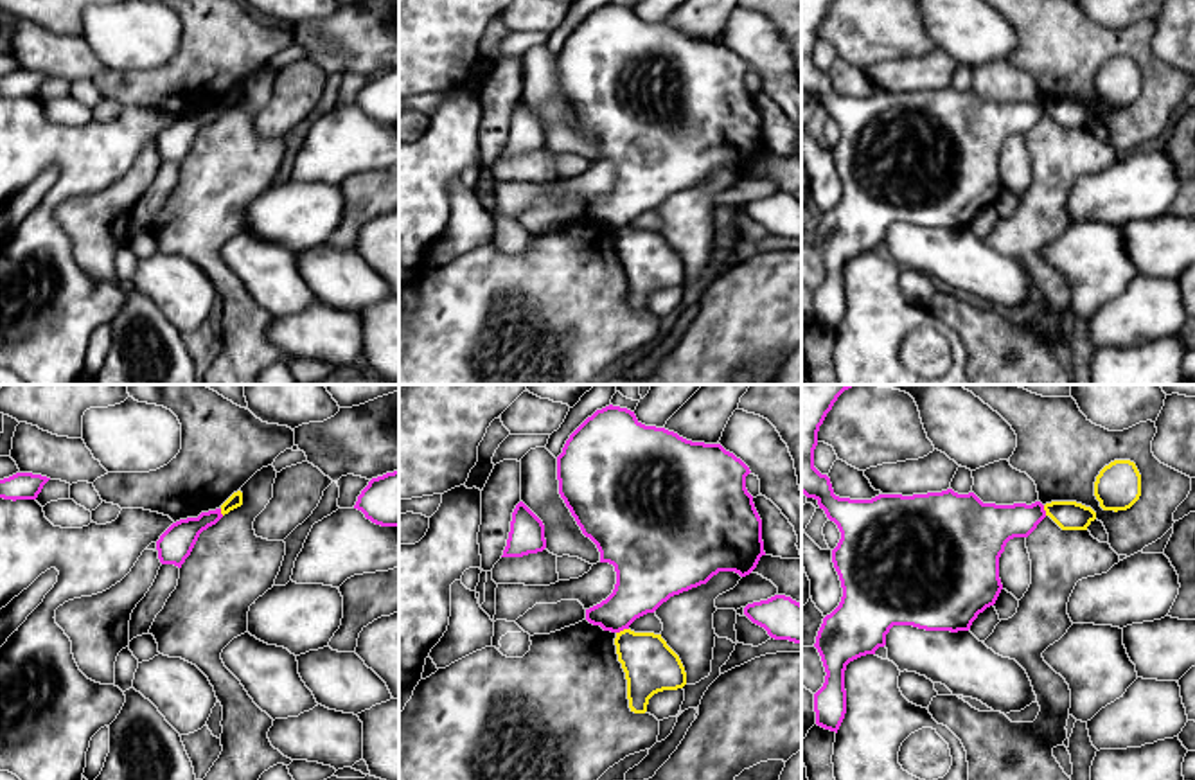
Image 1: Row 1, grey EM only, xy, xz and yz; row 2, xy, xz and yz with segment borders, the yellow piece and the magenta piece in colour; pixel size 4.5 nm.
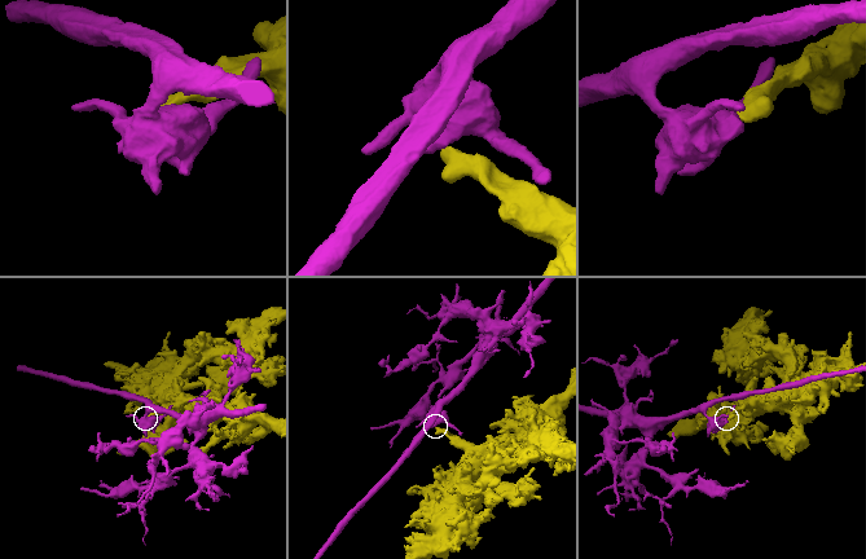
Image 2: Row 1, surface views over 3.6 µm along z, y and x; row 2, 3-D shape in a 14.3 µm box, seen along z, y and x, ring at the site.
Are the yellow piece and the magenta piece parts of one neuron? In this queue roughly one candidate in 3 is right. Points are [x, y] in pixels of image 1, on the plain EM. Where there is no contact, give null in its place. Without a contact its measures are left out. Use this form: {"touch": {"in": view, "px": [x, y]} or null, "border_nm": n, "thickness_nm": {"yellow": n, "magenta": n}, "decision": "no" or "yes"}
{"touch": {"in": "xz", "px": [624, 227]}, "border_nm": 60, "thickness_nm": {"yellow": 240, "magenta": 260}, "decision": "no"}

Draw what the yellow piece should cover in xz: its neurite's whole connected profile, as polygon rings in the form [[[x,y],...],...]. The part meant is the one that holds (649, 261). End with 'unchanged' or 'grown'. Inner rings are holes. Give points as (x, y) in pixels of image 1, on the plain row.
[[[624,226],[616,230],[615,243],[627,277],[631,309],[645,311],[654,291],[686,282],[685,264],[661,232]]]; unchanged

